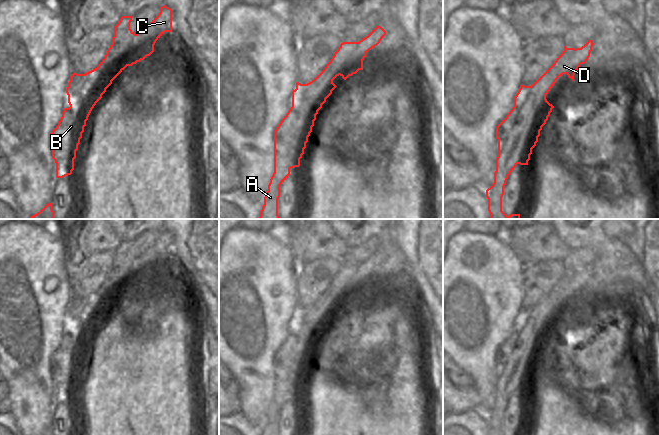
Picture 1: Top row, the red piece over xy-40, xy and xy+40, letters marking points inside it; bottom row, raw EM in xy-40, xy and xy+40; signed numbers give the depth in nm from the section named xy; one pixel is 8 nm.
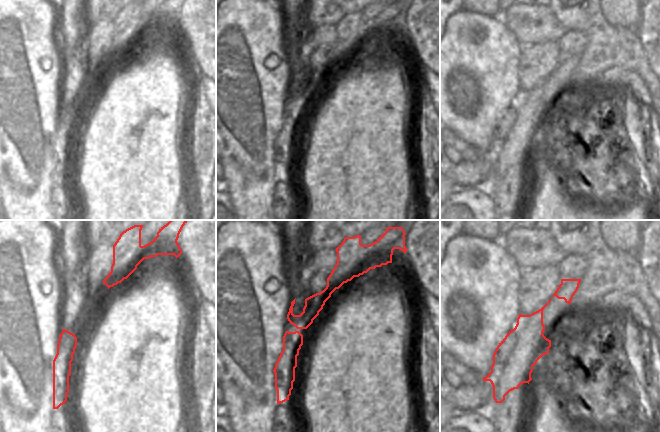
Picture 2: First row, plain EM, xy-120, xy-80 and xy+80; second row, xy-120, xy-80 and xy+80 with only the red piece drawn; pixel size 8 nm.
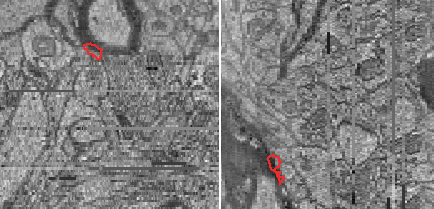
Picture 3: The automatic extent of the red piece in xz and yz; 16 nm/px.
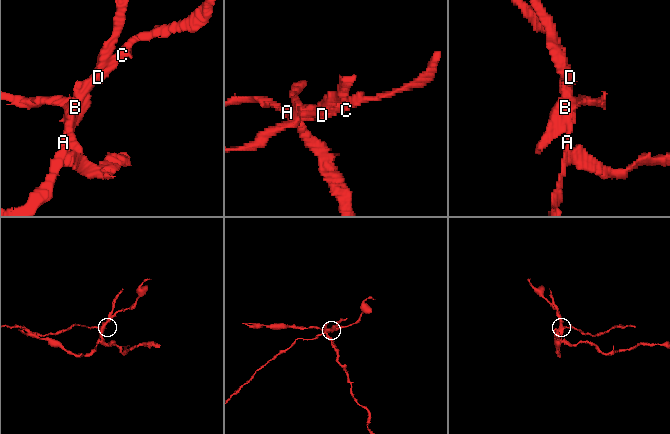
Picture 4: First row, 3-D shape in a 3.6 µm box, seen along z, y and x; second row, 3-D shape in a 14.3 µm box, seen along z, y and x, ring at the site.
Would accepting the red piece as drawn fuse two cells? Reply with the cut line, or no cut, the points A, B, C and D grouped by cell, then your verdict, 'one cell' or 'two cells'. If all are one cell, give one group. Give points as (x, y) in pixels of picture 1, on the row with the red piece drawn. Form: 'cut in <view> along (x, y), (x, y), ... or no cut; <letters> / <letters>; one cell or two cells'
cut in xy-40 along (136, 34), (132, 49), (126, 55), (114, 55), (99, 80); A B / C D; two cells

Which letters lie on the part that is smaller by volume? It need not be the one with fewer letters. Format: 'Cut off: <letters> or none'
Cut off: C, D.

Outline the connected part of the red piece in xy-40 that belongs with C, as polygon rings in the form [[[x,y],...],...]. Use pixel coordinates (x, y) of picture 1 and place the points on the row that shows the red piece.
[[[162,6],[160,13],[142,30],[140,30],[132,41],[133,48],[127,56],[113,56],[100,73],[99,80],[112,82],[127,66],[132,66],[154,52],[156,41],[165,33],[172,32],[172,9]]]

